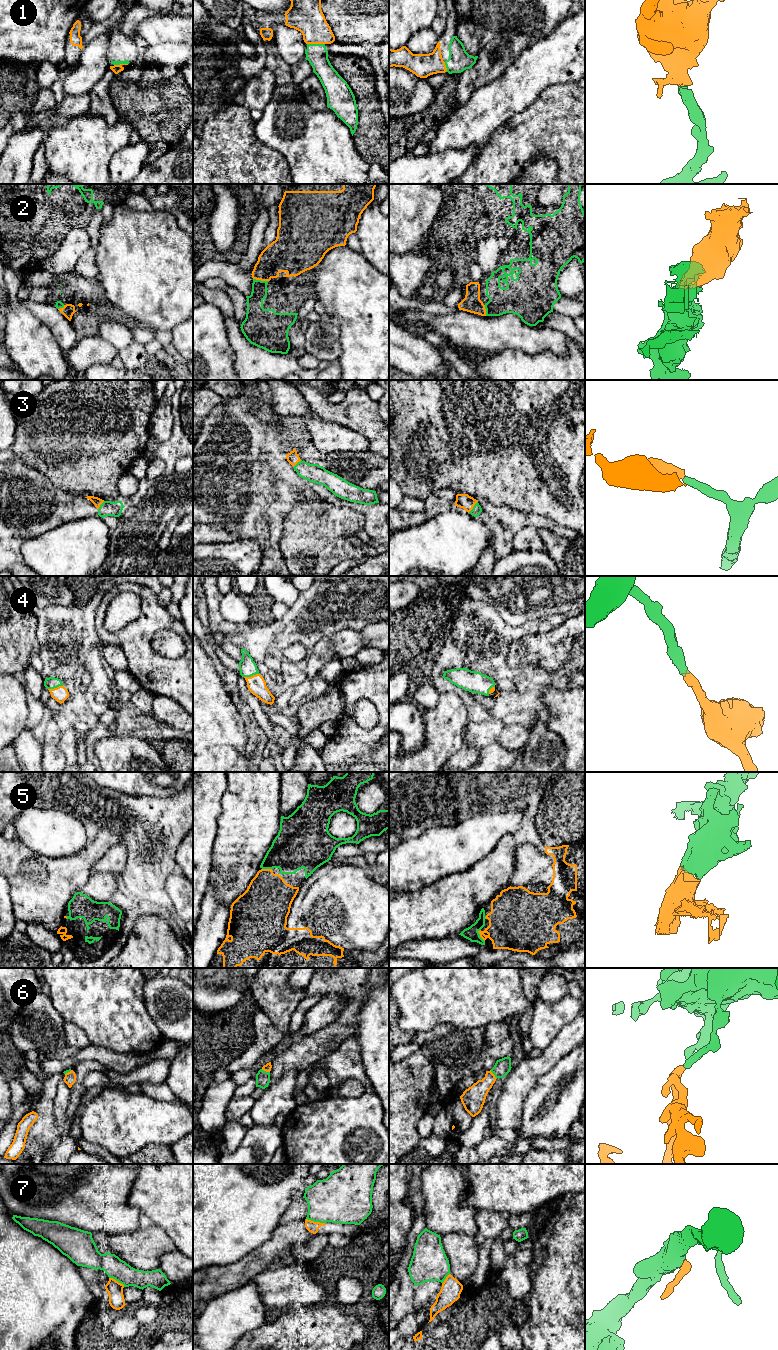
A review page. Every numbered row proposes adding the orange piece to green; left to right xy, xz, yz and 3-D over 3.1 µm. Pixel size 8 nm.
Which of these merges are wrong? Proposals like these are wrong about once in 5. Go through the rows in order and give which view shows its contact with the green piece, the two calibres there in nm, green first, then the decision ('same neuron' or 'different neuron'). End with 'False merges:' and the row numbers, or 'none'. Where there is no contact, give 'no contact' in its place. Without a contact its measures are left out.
1: meets green in xz; 170 nm thick on the green side, 260 nm on the other; same neuron
2: meets green in xz; 140 nm thick on the green side, 260 nm on the other; same neuron
3: meets green in yz; 70 nm thick on the green side, 120 nm on the other; same neuron
4: meets green in xz; 140 nm thick on the green side, 150 nm on the other; same neuron
5: meets green in yz; 120 nm thick on the green side, 340 nm on the other; same neuron
6: meets green in xz; 110 nm thick on the green side, 60 nm on the other; same neuron
7: meets green in xz; 380 nm thick on the green side, 90 nm on the other; same neuron
False merges: none

